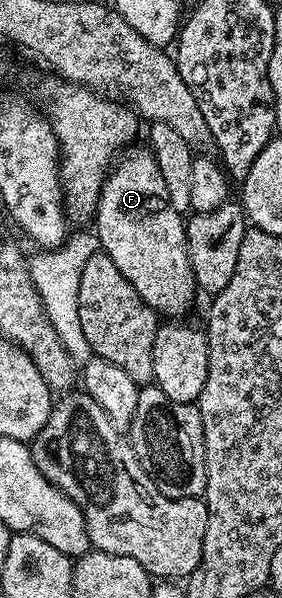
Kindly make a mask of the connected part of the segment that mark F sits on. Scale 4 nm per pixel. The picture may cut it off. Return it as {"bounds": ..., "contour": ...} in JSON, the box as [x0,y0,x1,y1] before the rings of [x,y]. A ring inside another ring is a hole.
{"bounds":[95,149,199,317],"contour":[[[129,149],[116,160],[110,170],[103,189],[101,200],[97,202],[95,216],[95,234],[101,242],[101,251],[115,261],[119,273],[131,281],[135,293],[139,293],[142,301],[153,308],[161,317],[185,317],[193,307],[193,298],[199,295],[199,288],[195,281],[195,273],[191,269],[191,257],[187,249],[185,236],[186,220],[182,212],[170,206],[167,199],[167,185],[163,185],[163,175],[159,173],[159,165],[155,161],[152,151]]]}

